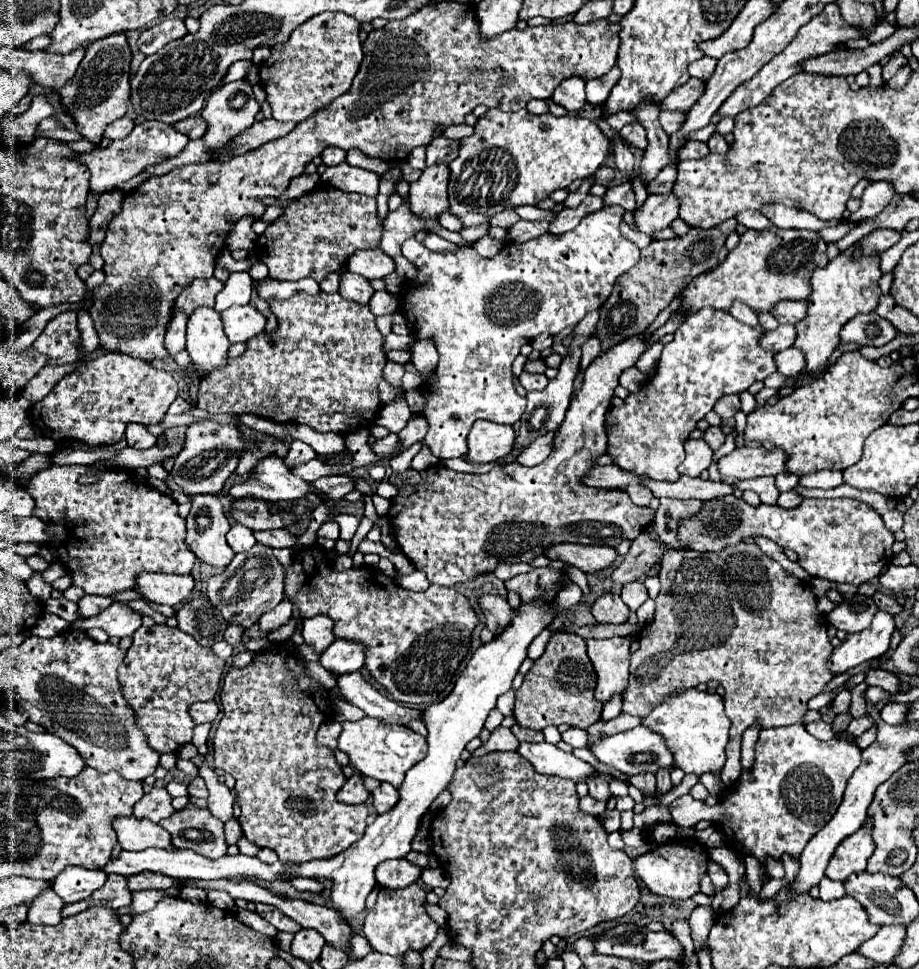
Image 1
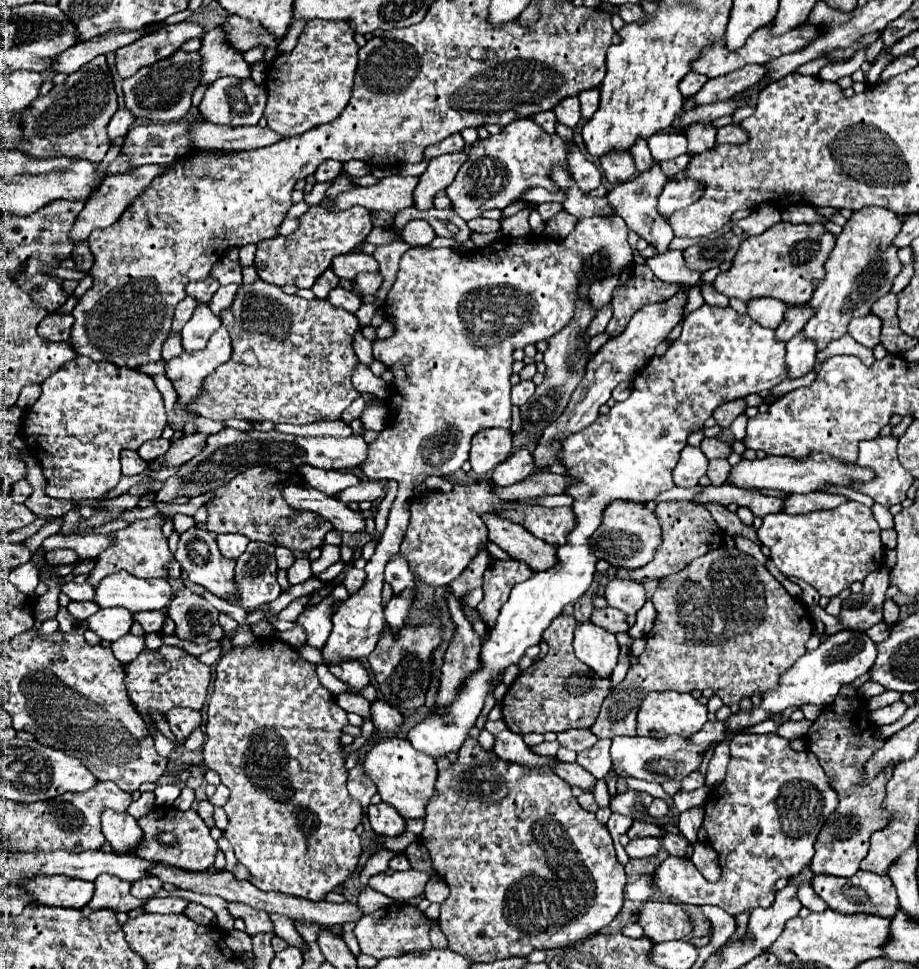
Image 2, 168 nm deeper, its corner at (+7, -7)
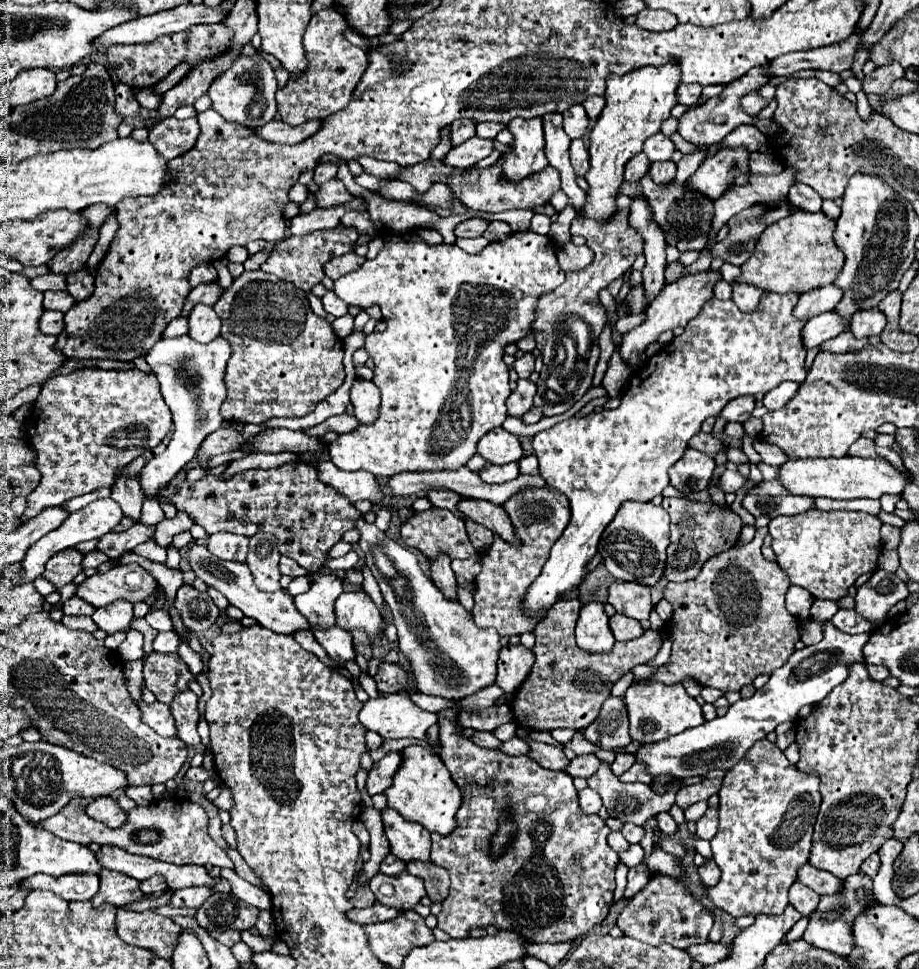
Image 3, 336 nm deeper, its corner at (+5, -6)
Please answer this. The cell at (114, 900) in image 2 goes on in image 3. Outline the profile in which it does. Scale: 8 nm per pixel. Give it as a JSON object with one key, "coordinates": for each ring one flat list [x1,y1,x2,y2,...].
{"coordinates":[[102,868,100,870,100,890,92,898,92,904,96,908,102,904,126,906,144,896,138,886,140,886,140,882,136,878,130,878,128,874,122,874,122,872]]}

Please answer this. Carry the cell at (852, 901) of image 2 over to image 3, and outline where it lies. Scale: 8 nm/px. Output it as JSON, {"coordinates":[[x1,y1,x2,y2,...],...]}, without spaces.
{"coordinates":[[804,864,798,868,798,880,818,894,834,894,834,890,838,890,838,886,842,886,840,878,836,878,834,874,830,874,826,870,818,870,810,864]]}

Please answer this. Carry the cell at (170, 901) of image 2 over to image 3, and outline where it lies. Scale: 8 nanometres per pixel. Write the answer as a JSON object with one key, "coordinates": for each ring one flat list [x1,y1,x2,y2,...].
{"coordinates":[[192,886,192,888,182,888,176,890,172,896,172,906,180,908,180,906,188,906,188,908,200,908,210,896,214,894,212,888,208,886]]}

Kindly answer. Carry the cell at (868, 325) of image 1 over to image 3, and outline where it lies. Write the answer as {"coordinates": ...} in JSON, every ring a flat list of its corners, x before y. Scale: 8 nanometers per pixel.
{"coordinates":[[878,308,870,310,858,310,852,316,850,322,850,332,856,338,868,338,868,336,878,336,886,326,886,318]]}

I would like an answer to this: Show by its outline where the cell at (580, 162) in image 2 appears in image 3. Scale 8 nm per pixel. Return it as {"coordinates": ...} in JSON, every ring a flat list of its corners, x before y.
{"coordinates":[[572,140,570,146,570,160,578,176,584,176,590,170,590,154,584,140]]}

